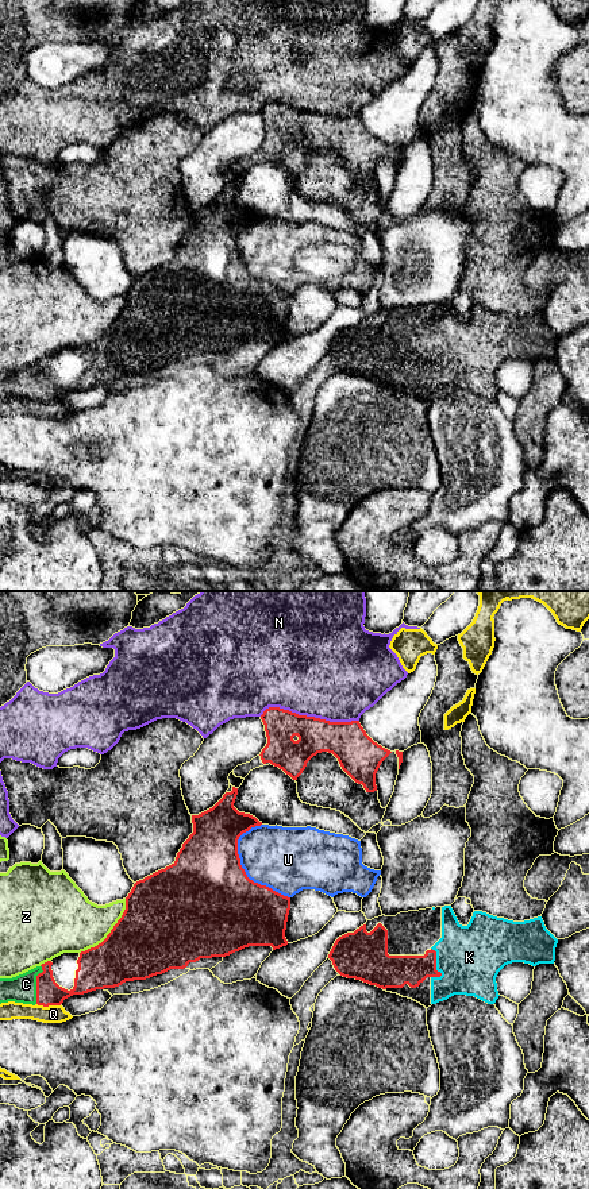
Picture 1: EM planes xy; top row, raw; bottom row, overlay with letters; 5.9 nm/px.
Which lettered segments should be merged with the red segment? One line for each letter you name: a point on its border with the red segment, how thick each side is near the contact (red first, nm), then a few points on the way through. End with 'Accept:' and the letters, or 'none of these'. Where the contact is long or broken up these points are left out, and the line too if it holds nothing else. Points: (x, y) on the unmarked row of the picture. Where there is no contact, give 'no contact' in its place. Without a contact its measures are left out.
C: meets red in xy at (37, 379); 150 nm thick on the red side, 160 nm on the other
K: meets red in xy at (435, 358); 190 nm thick on the red side, 380 nm on the other; runs through xy (395, 366), (415, 365), (435, 358), (458, 358), (469, 352)
Accept: C, K

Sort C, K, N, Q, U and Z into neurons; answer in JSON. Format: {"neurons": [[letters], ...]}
{"neurons": [["C", "K"], ["N"], ["Q"], ["U"], ["Z"]]}

